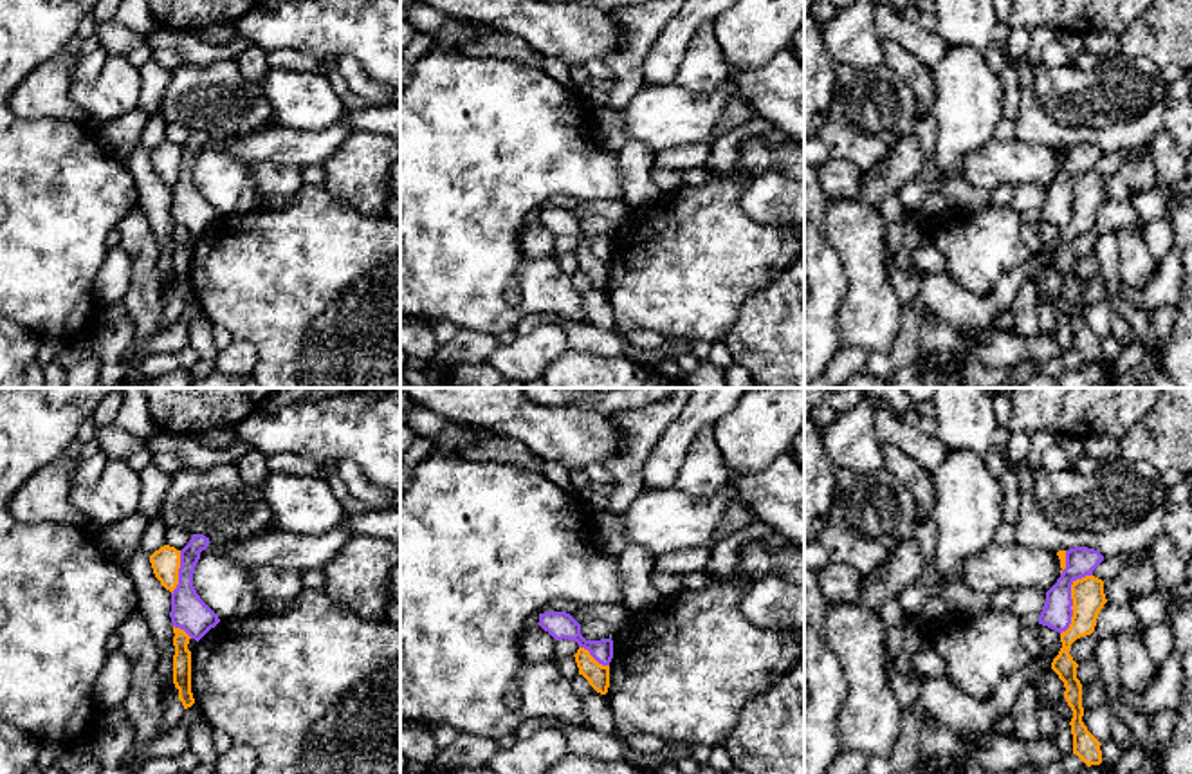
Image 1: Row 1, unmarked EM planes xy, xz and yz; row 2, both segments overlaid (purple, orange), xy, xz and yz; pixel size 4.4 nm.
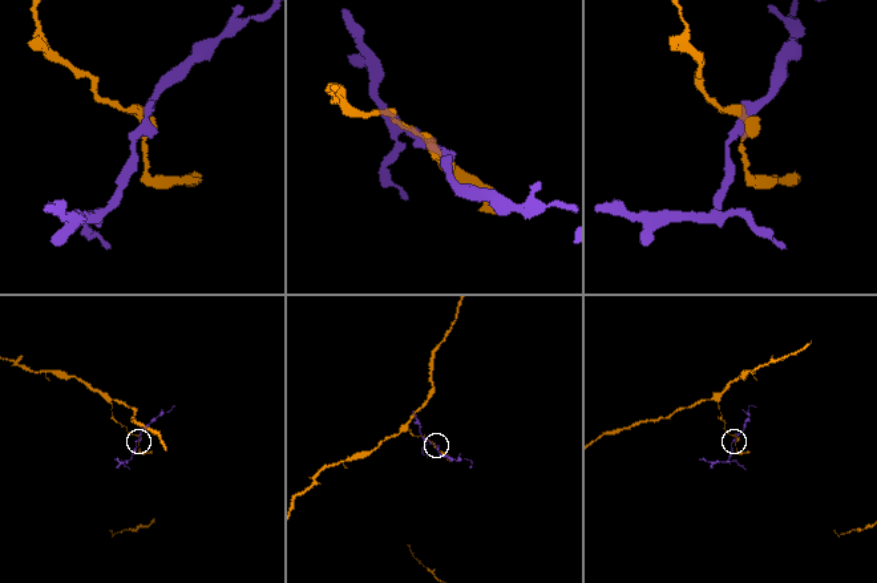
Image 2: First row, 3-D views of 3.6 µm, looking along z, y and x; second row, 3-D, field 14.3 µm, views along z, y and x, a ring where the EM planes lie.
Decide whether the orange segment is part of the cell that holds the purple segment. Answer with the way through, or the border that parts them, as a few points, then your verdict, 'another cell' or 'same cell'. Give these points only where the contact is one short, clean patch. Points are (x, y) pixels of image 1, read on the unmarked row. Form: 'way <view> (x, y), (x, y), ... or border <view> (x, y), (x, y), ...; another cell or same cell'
border yz (1091, 170), (1072, 181), (1072, 219), (1061, 230); another cell

